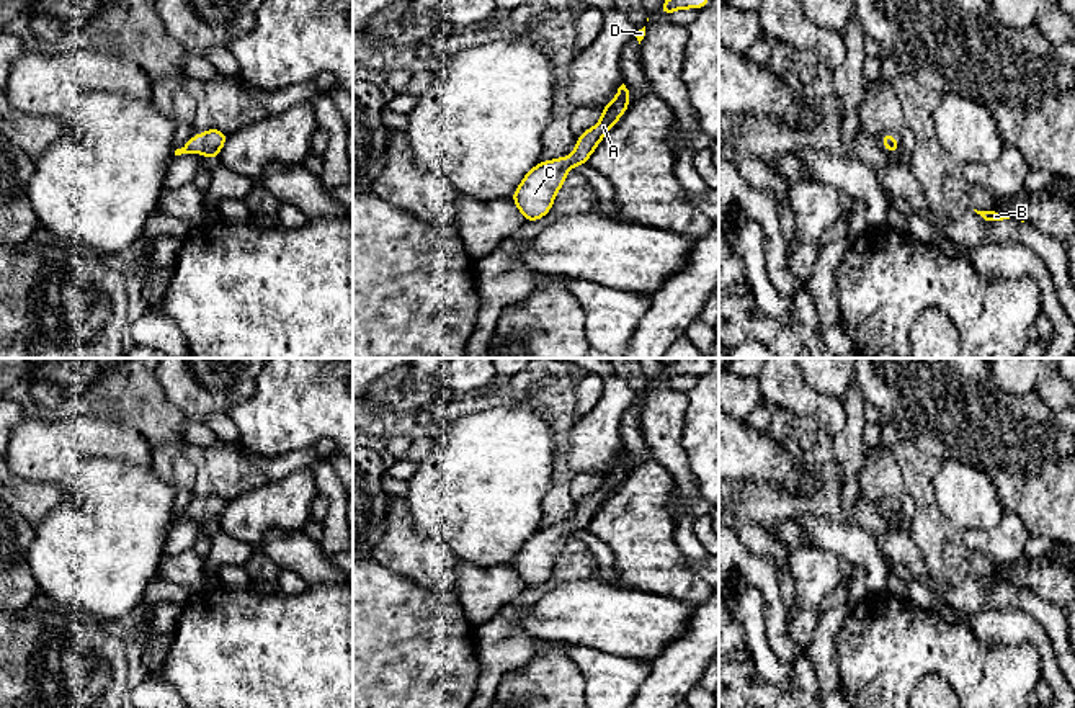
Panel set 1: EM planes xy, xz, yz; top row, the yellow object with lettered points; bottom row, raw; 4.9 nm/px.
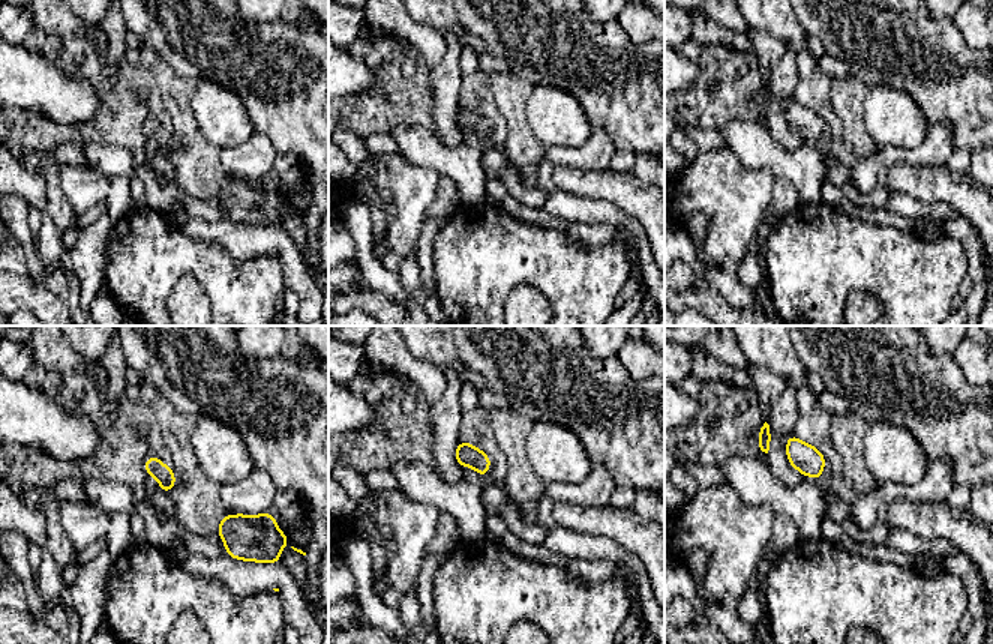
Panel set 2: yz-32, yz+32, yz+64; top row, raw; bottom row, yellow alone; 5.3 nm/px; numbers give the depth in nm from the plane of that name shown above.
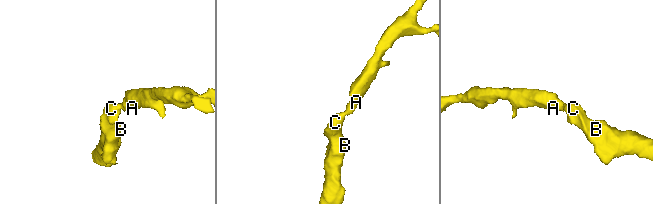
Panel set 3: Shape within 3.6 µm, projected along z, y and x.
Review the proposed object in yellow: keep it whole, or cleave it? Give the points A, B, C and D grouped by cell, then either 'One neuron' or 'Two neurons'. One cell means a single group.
Groups: A B C D. One neuron

